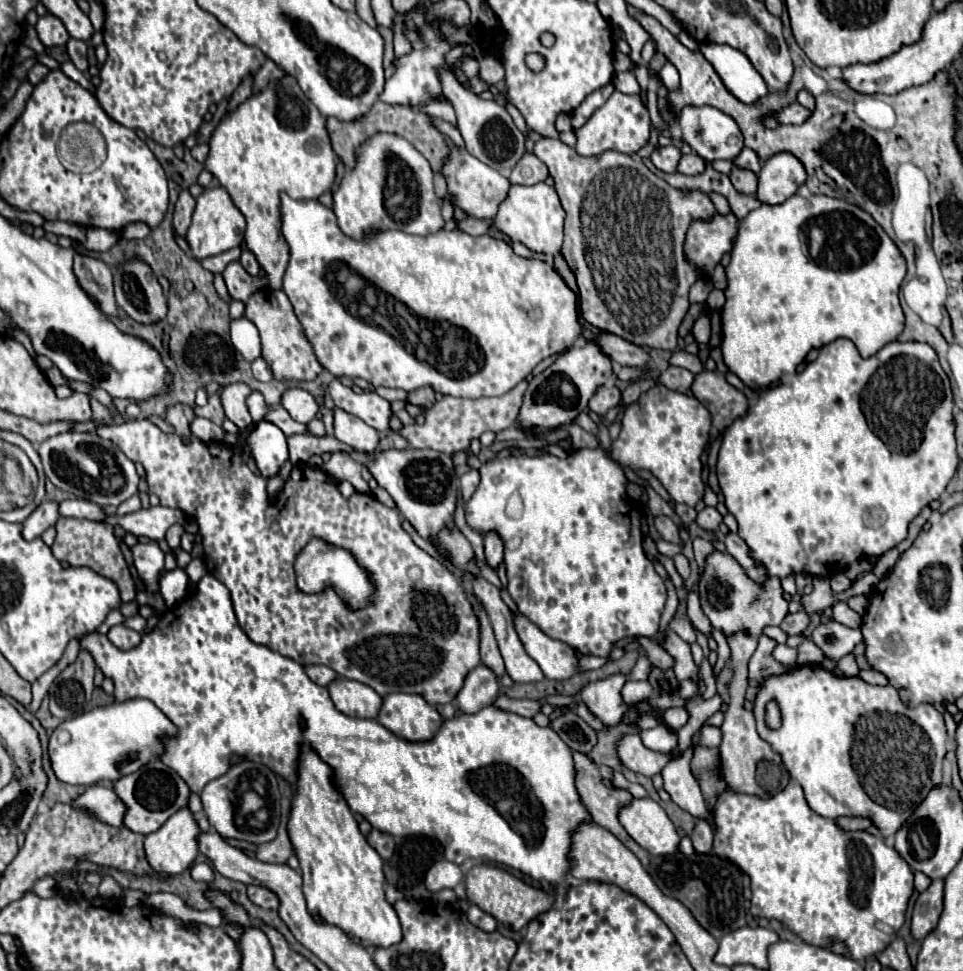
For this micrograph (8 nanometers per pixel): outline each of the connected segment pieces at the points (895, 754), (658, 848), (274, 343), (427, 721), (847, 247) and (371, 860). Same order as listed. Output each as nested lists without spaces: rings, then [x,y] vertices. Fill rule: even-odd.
[[[798,665],[786,673],[770,675],[758,687],[754,717],[758,723],[758,735],[782,757],[790,777],[802,785],[810,809],[822,817],[870,817],[880,829],[882,837],[888,837],[902,827],[928,791],[942,783],[942,759],[946,755],[946,725],[942,713],[930,703],[916,707],[904,705],[900,691],[892,685],[878,687],[862,681],[860,677],[840,677],[826,671],[822,665]],[[770,699],[776,699],[782,711],[782,727],[776,731],[768,729],[764,721],[764,709]],[[862,777],[868,779],[870,789],[874,791],[868,793],[864,789]]]
[[[634,799],[630,807],[620,809],[620,823],[628,835],[650,855],[676,855],[680,835],[658,803]]]
[[[256,291],[248,303],[246,303],[246,319],[250,319],[262,337],[262,357],[266,359],[268,367],[272,369],[274,379],[278,381],[314,381],[322,371],[322,363],[316,359],[312,351],[312,343],[308,343],[308,337],[304,335],[304,329],[300,327],[300,321],[294,313],[294,307],[290,299],[284,295],[284,291]]]
[[[390,693],[384,697],[378,721],[396,737],[418,743],[432,739],[444,719],[420,695]]]
[[[792,195],[778,205],[762,203],[740,221],[732,261],[726,267],[728,287],[724,291],[726,305],[722,309],[724,361],[730,371],[744,381],[744,385],[766,387],[776,383],[782,373],[794,373],[810,349],[820,349],[838,337],[850,339],[864,359],[872,357],[886,343],[896,341],[904,329],[904,313],[898,301],[904,275],[906,261],[902,253],[864,209],[826,195],[812,195],[810,199]],[[806,221],[816,221],[830,229],[824,245],[824,261],[810,261],[802,255],[798,229]]]
[[[302,745],[298,755],[296,785],[288,819],[288,837],[300,861],[304,897],[310,913],[318,921],[340,927],[354,935],[364,947],[388,947],[402,939],[402,929],[394,907],[384,899],[384,873],[380,855],[368,845],[358,823],[336,789],[334,771],[312,747]]]

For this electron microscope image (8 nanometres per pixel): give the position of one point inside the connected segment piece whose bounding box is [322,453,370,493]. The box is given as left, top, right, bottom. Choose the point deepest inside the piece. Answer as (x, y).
(342, 467)

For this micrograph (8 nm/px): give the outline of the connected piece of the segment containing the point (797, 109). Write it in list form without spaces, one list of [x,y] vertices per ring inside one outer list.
[[[798,101],[796,103],[792,103],[792,105],[788,105],[788,107],[784,107],[782,111],[778,111],[778,113],[774,113],[776,115],[776,119],[780,121],[780,123],[792,123],[792,125],[800,125],[800,123],[804,123],[810,115],[812,115],[812,111],[808,111],[806,107],[802,107]]]

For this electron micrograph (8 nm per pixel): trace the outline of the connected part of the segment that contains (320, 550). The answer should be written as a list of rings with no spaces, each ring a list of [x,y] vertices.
[[[310,539],[306,547],[296,555],[294,559],[294,571],[296,571],[296,587],[302,593],[322,593],[324,589],[334,589],[340,599],[344,599],[346,607],[350,609],[364,609],[372,603],[372,597],[376,593],[372,573],[368,573],[364,567],[356,563],[356,557],[342,547],[334,547],[322,539]]]

